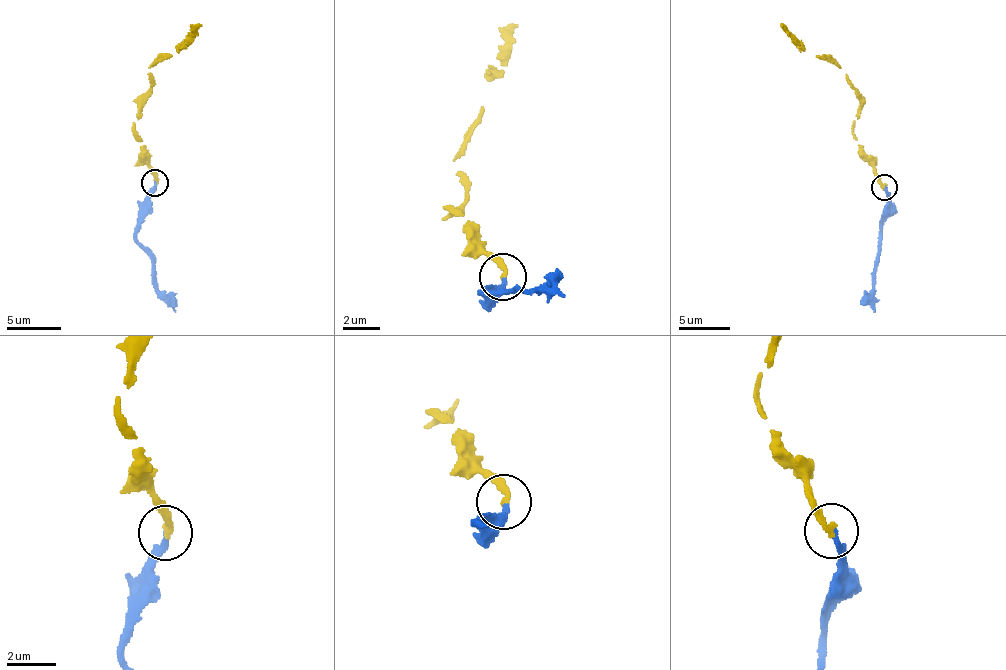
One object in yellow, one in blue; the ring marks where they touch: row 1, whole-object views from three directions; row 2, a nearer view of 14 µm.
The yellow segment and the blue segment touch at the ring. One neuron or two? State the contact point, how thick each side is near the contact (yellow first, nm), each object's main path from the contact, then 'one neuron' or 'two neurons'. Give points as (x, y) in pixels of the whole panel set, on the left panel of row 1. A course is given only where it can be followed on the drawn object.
place (155, 183); calibres 240 and 200 nm; course yellow (154, 182), (146, 147), (133, 127), (143, 94), (150, 90), (149, 66), (187, 40), (198, 23); course blue (154, 182), (151, 210), (141, 222), (135, 243), (152, 260), (155, 290), (174, 311); one neuron

